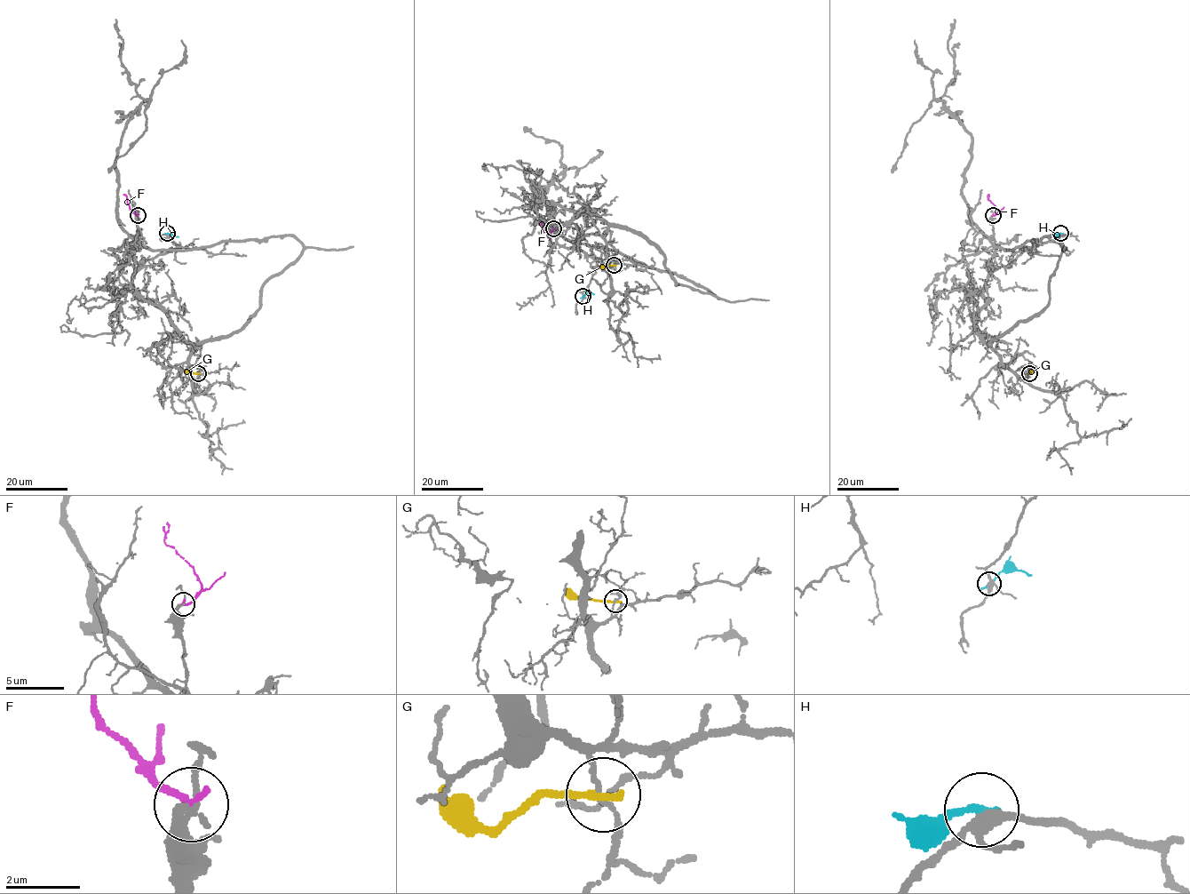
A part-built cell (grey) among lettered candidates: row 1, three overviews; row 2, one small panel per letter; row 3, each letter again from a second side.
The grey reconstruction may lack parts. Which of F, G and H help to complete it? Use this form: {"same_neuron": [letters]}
{"same_neuron": ["F"]}

